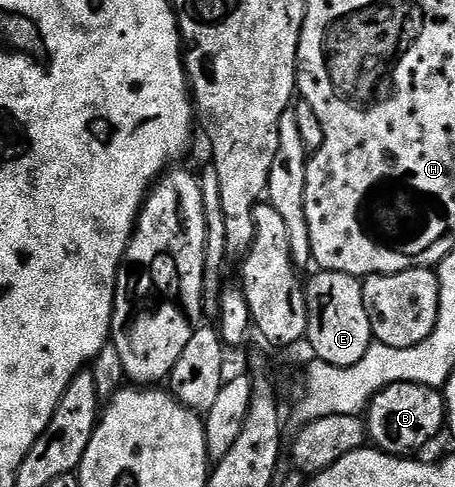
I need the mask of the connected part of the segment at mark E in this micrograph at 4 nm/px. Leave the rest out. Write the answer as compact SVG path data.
M320 270L312 279L307 279L306 293L308 296L308 336L307 345L312 345L312 350L317 359L326 364L335 366L353 366L366 356L366 352L374 341L370 328L370 316L366 316L366 304L364 303L364 287L361 279L343 274L342 272L330 272Z

